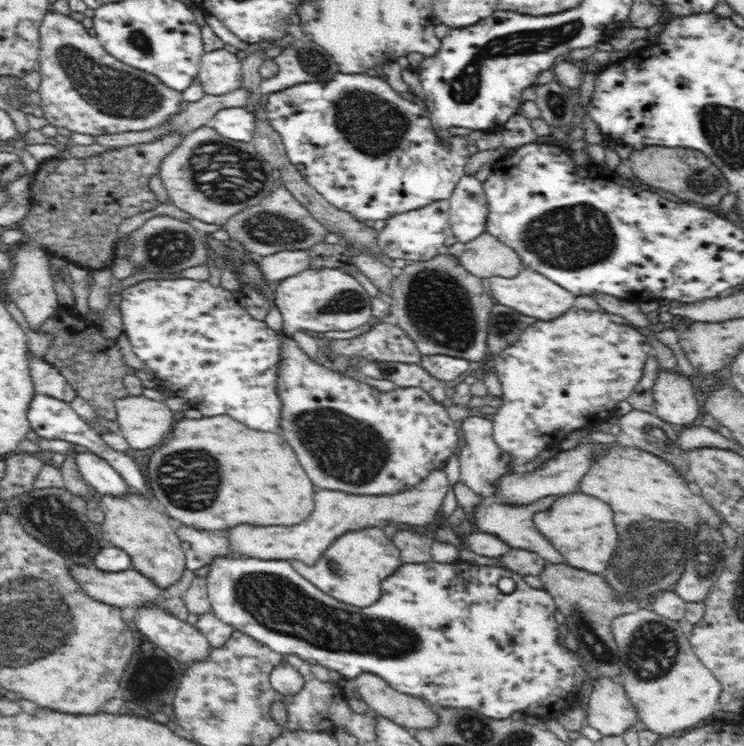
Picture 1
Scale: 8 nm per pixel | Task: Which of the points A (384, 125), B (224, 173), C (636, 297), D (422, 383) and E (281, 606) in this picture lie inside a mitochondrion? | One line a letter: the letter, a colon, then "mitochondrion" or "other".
A: mitochondrion
B: mitochondrion
C: other
D: other
E: mitochondrion

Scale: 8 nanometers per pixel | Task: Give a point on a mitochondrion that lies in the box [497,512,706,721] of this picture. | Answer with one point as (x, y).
(651, 649)

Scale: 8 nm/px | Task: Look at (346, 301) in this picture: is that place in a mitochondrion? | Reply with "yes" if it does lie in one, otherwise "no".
yes

